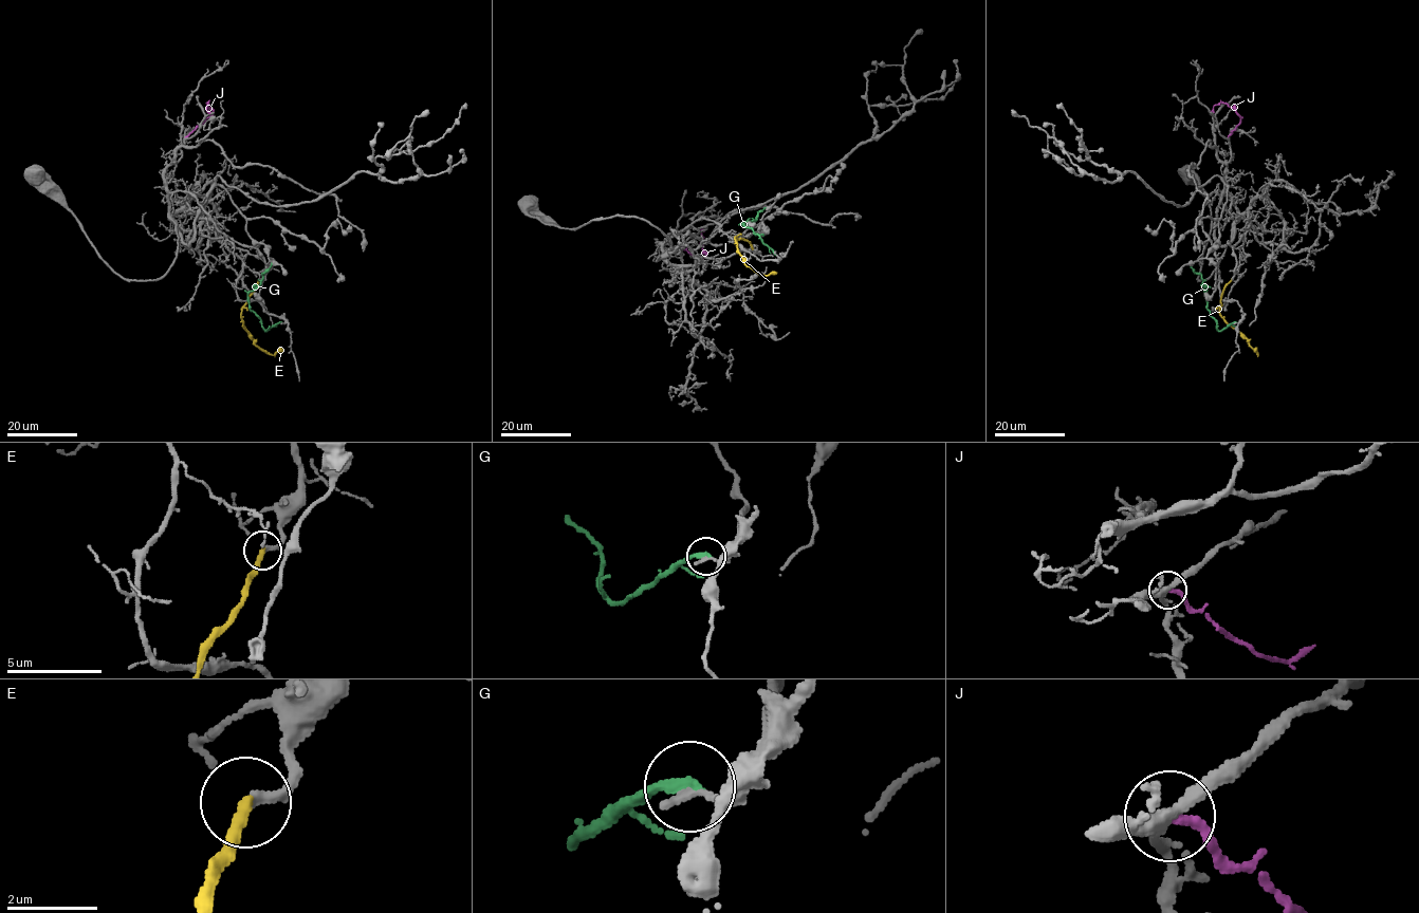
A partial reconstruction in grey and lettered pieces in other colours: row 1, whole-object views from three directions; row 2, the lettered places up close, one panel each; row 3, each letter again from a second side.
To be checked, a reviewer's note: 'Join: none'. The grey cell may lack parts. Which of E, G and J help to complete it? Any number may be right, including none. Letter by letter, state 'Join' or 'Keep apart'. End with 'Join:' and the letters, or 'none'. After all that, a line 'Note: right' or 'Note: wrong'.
E: Join
G: Keep apart
J: Keep apart
Join: E
Note: wrong

